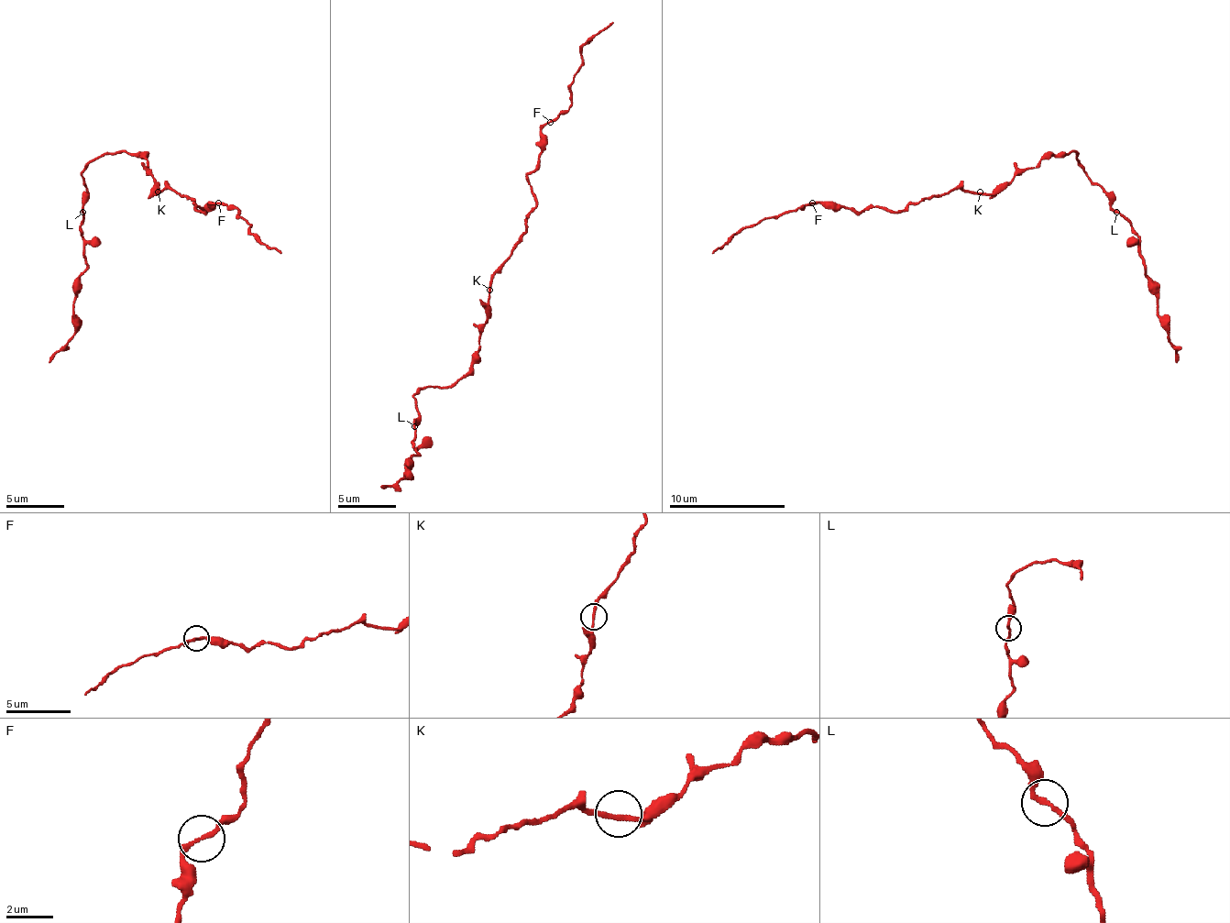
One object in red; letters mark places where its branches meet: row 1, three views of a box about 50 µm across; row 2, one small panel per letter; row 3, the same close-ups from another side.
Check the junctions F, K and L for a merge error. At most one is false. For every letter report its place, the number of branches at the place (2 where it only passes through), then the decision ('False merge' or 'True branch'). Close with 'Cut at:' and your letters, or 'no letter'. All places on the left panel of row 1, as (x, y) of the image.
F: Place: (218, 203). Branches: 2. True branch
K: Place: (158, 192). Branches: 2. True branch
L: Place: (82, 212). Branches: 2. True branch
Cut at: no letter

